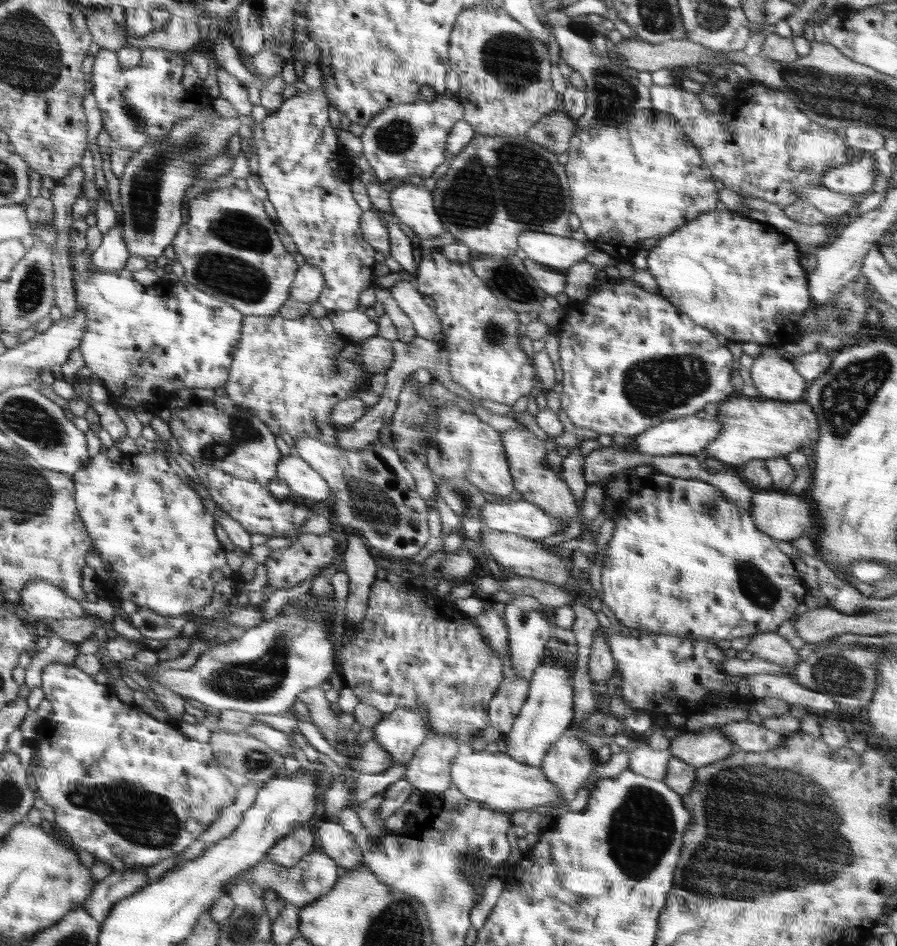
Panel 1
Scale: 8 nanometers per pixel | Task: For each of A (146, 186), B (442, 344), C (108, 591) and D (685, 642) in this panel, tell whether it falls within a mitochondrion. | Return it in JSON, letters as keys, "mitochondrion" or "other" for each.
{"A":"mitochondrion","B":"other","C":"other","D":"other"}

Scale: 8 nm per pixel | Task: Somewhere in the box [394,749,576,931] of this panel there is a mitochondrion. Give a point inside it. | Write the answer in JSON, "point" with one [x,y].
{"point":[441,898]}

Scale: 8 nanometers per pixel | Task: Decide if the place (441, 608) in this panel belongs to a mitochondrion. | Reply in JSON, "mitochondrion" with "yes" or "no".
{"mitochondrion":"no"}

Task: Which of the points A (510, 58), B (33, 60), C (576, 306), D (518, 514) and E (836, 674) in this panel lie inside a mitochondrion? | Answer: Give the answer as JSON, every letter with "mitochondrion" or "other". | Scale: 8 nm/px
{"A":"mitochondrion","B":"mitochondrion","C":"other","D":"other","E":"mitochondrion"}

